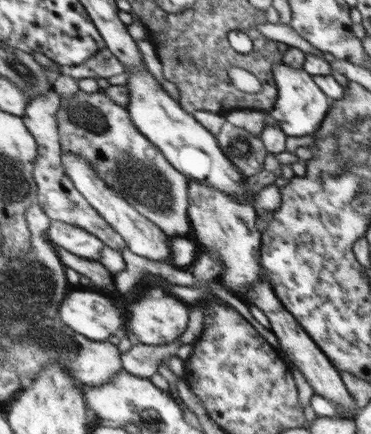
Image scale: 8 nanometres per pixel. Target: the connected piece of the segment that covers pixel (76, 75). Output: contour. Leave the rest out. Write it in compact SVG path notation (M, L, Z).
M106 48L100 50L91 60L84 62L82 65L69 67L66 74L72 79L100 79L109 80L110 77L123 74L126 67L116 59L116 56Z

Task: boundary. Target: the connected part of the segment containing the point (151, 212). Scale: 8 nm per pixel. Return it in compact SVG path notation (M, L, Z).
M79 90L73 95L61 97L57 114L59 142L62 152L79 154L98 171L100 179L121 192L140 214L144 214L170 238L186 236L190 230L188 220L188 182L164 158L162 151L143 135L132 123L130 112L100 92L86 94Z

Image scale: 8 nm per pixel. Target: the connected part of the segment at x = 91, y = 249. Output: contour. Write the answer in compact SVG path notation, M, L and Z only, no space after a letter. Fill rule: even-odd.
M52 221L50 235L56 245L85 259L97 260L105 245L96 235L90 234L87 230L60 221Z

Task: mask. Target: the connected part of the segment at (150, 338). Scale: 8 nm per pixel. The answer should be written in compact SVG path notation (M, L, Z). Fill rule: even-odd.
M147 293L134 302L126 326L136 342L162 346L178 340L188 326L188 306L172 296L150 298Z

